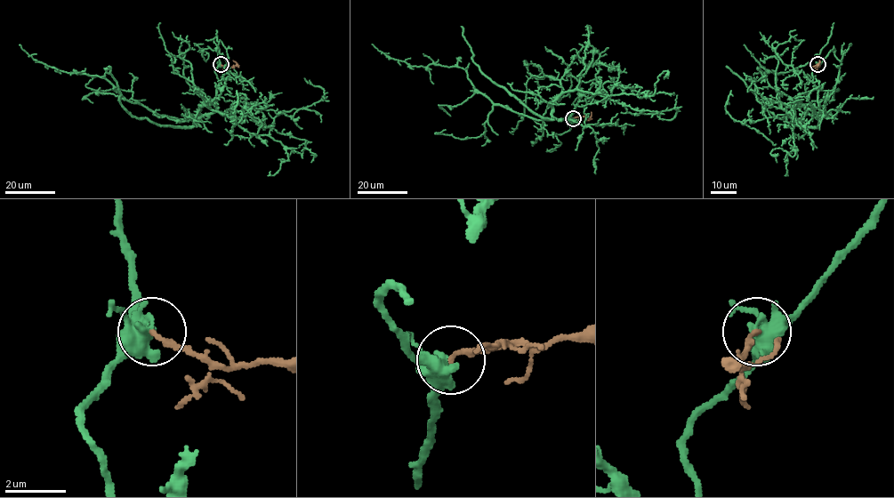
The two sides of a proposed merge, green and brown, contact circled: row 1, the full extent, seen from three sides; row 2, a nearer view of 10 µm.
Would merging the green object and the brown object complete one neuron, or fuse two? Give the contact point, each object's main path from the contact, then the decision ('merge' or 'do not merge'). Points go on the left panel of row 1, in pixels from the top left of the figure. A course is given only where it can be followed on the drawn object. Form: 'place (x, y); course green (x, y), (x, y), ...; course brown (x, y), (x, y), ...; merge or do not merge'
place (221, 64); course green (221, 64), (215, 70), (220, 83), (215, 109), (183, 120), (126, 100), (102, 77), (45, 65), (19, 44); course brown (221, 64), (226, 68), (238, 67); do not merge

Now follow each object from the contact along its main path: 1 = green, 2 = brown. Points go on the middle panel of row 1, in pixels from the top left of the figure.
1: (573, 118), (568, 112), (568, 120), (536, 120), (514, 112), (479, 92), (461, 68), (410, 66), (372, 44)
2: (573, 118), (590, 117), (591, 112)

